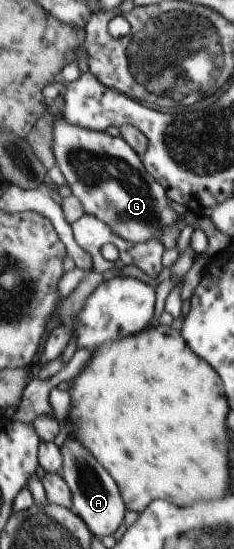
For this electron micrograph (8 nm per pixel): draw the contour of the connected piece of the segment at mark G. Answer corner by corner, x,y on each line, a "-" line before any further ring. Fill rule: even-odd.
61,115
53,123
53,148
55,165
58,166
71,195
80,200
83,213
108,225
113,233
119,238
132,243
140,243
150,240
160,240
164,227
176,225
180,230
184,224
183,216
170,208
170,199
166,190
157,182
151,174
144,169
142,159
121,138
111,137
105,132
82,129
80,126
73,126

